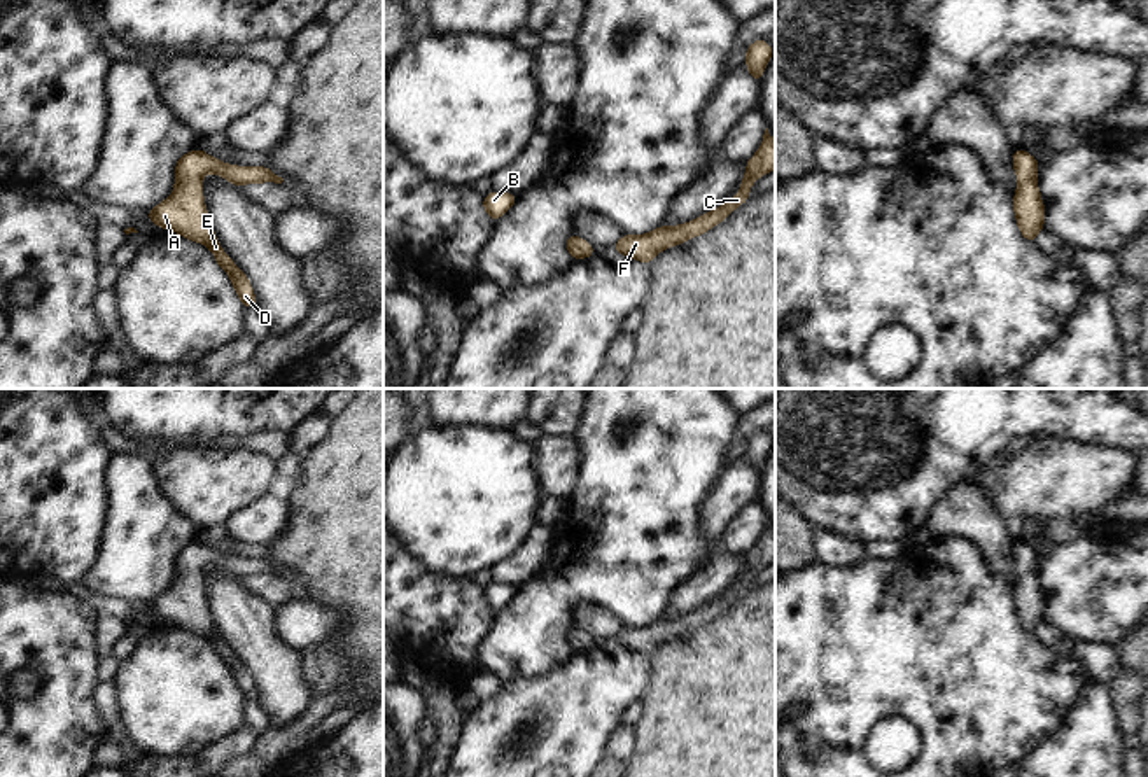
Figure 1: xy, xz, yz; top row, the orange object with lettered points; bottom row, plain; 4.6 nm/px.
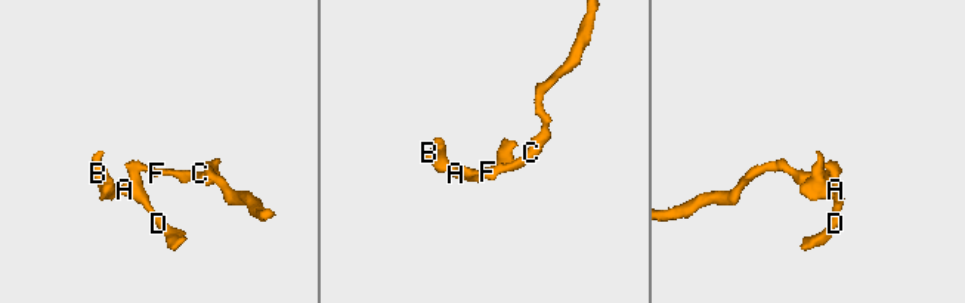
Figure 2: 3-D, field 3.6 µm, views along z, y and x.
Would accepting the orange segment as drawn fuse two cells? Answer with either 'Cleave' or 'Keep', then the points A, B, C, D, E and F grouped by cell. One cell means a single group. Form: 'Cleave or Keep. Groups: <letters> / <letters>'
Keep. Groups: A B C D E F.

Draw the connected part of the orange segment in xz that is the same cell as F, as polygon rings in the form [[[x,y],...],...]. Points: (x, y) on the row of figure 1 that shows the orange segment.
[[[766,128],[760,149],[749,161],[746,161],[746,175],[738,184],[740,192],[737,196],[723,203],[719,208],[712,208],[686,224],[663,224],[646,234],[623,234],[612,245],[612,250],[644,264],[651,264],[662,250],[681,245],[721,224],[733,210],[751,198],[749,192],[752,184],[772,170],[775,170],[775,140],[770,136]]]

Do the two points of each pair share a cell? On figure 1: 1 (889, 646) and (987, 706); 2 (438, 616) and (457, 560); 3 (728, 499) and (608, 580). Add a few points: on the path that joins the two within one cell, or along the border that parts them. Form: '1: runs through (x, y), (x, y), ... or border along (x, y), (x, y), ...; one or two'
1: runs through (914, 646), (928, 646), (963, 681); one
2: border along (415, 559), (433, 578), (471, 578); two
3: border along (714, 483), (697, 511), (695, 524), (706, 560); two

